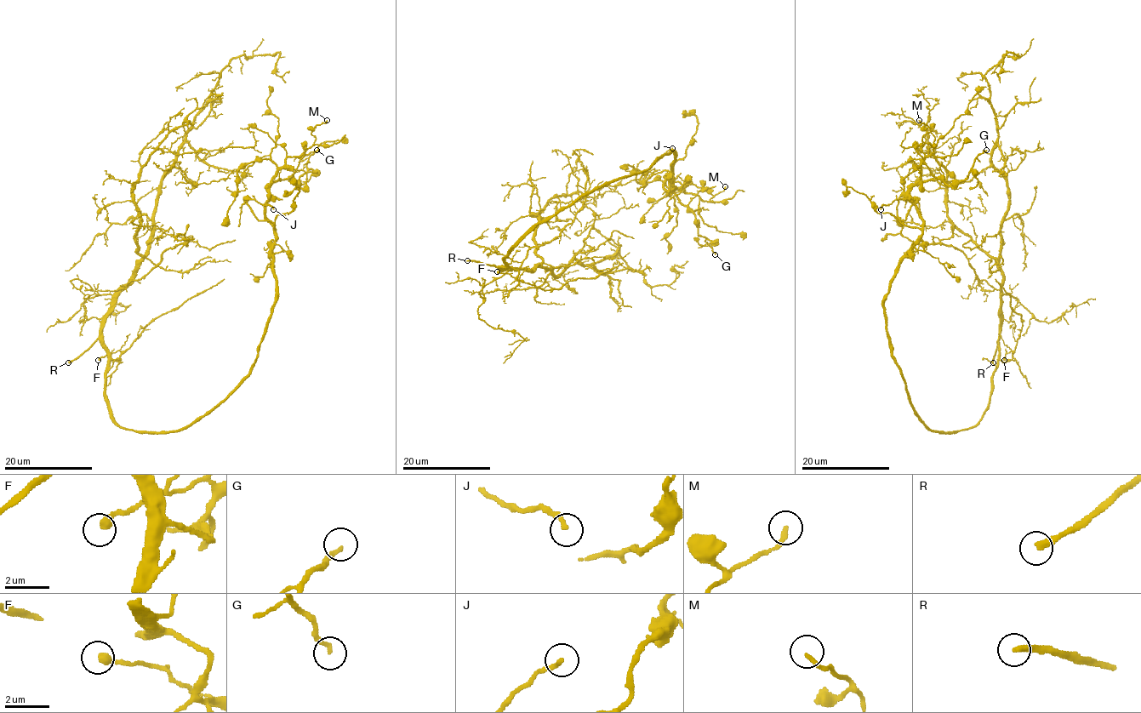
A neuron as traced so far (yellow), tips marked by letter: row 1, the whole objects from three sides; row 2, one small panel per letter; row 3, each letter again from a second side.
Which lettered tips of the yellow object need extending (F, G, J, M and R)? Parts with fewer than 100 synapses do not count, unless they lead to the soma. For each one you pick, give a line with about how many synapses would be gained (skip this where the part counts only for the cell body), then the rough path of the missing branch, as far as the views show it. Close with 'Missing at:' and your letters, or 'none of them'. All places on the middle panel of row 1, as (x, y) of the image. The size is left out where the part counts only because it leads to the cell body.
Missing at: R

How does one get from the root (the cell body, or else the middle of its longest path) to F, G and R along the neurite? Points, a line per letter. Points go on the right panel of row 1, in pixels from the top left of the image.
F: (976, 424), (989, 404), (992, 373), (997, 362), (1009, 360), (1012, 356), (1012, 350), (1005, 355), (1004, 360)
G: (976, 424), (934, 432), (918, 417), (883, 302), (921, 233), (909, 191), (963, 180), (986, 150)
R: (976, 424), (989, 404), (992, 373), (998, 358), (998, 339), (993, 362)

